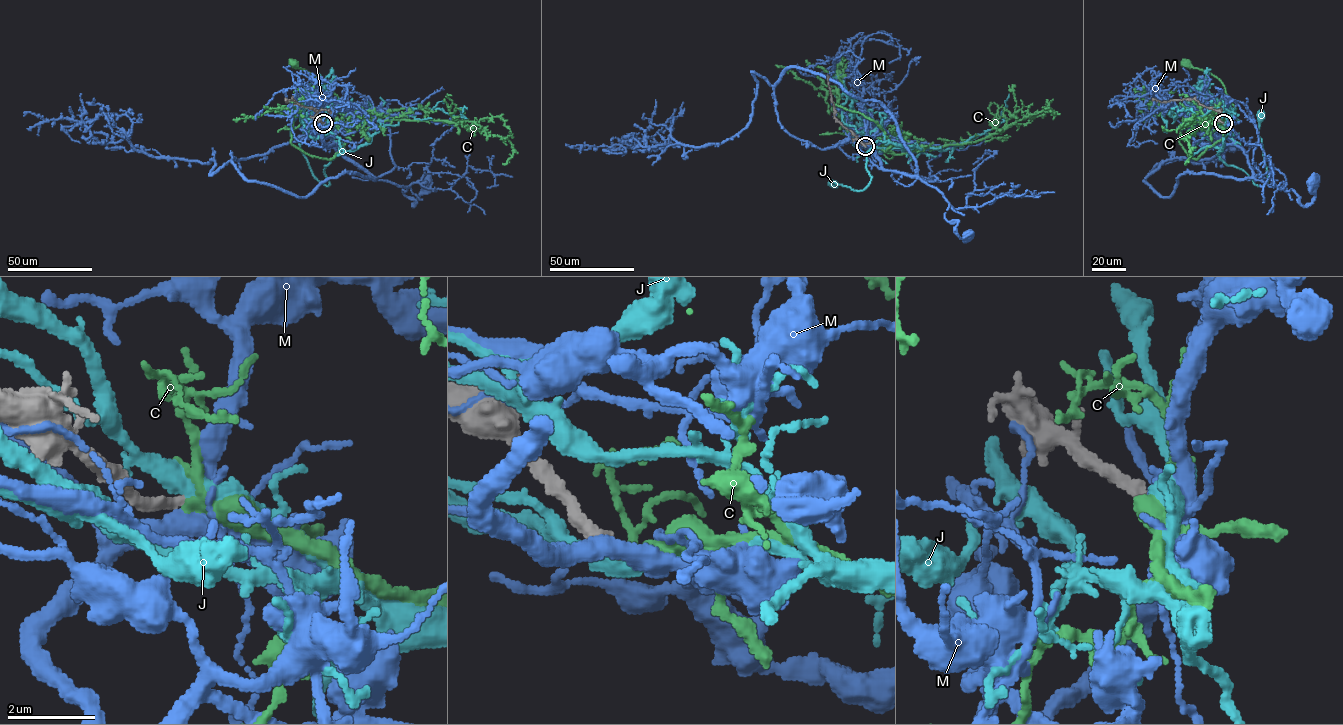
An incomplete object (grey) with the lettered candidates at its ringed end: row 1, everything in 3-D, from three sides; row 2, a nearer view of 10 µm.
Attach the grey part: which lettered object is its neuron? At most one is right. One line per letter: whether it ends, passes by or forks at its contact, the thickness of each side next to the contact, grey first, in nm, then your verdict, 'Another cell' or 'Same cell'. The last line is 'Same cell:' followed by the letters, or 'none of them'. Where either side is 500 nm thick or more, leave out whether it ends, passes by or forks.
C: It forks there. Thickness 280 nm (grey) against 220 nm. Same cell
J: It passes by. Thickness 280 nm (grey) against 480 nm. Another cell
M: It forks there. Thickness 320 nm (grey) against 400 nm. Another cell
Same cell: C

